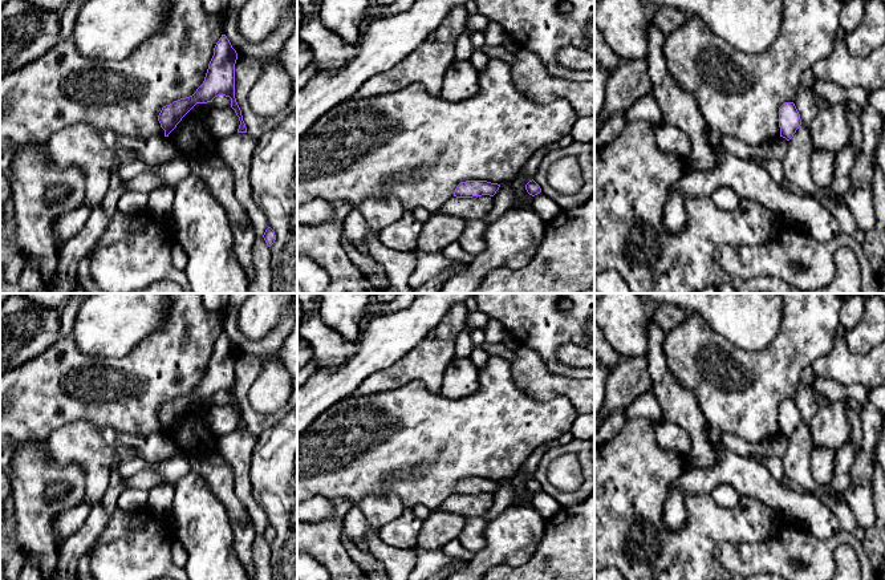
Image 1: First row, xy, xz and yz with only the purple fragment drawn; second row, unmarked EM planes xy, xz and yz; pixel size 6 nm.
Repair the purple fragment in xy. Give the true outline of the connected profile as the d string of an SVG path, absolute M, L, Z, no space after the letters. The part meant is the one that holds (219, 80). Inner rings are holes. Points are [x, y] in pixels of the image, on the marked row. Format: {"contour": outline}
{"contour": "M222 35L214 48L214 56L208 64L203 84L192 96L180 98L162 108L158 115L158 121L161 123L161 127L165 130L165 137L169 137L169 134L176 127L182 118L196 104L212 102L212 100L218 96L226 96L231 98L231 108L235 110L240 121L238 133L247 133L241 110L235 98L236 60L236 50L232 48L227 36Z"}

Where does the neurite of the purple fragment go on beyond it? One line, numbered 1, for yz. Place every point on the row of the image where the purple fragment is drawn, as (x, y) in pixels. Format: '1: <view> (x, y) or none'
1: none

